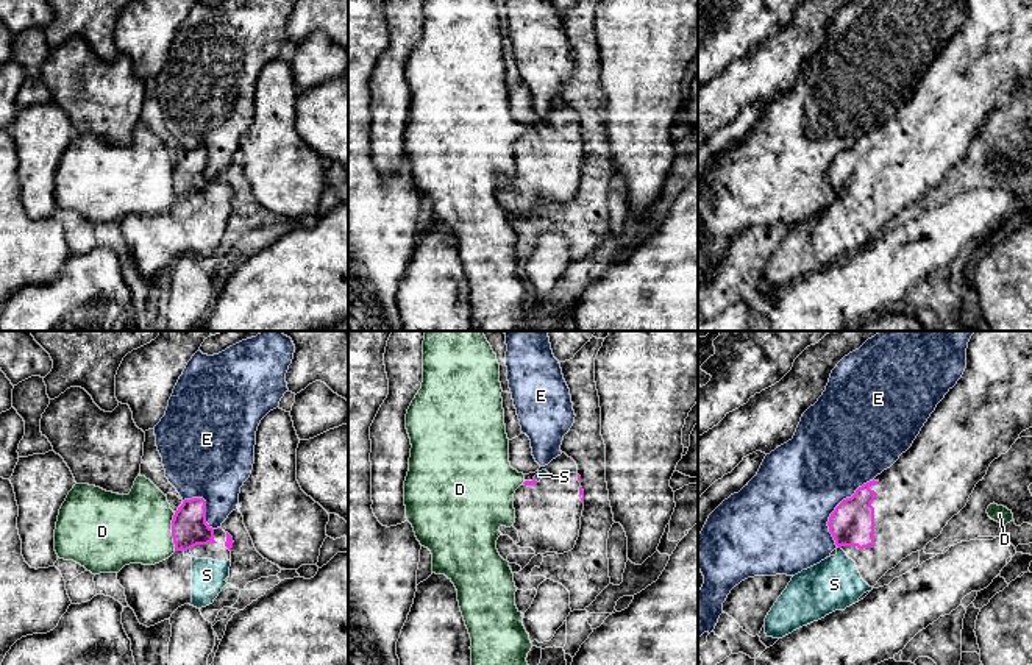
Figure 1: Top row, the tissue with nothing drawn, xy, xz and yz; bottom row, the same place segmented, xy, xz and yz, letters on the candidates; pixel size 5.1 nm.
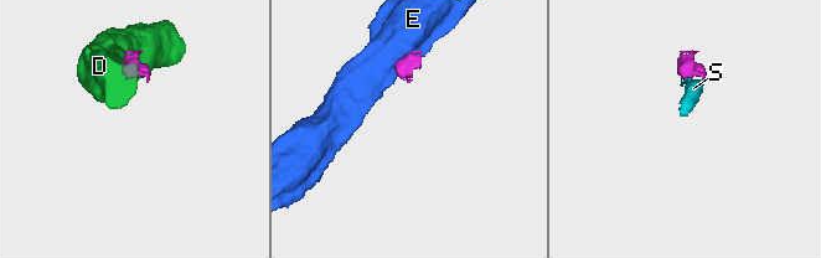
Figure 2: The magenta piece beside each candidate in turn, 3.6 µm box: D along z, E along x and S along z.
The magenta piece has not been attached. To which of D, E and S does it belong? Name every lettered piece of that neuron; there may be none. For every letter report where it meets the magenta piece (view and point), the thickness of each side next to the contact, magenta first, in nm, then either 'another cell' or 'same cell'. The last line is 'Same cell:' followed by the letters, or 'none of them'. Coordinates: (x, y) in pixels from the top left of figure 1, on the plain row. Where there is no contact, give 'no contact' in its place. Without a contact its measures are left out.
D: xy (172, 181) | 190/360 nm | another cell
E: yz (836, 158) | 220/460 nm | another cell
S: xy (186, 200) | 190/160 nm | same cell
Same cell: S

